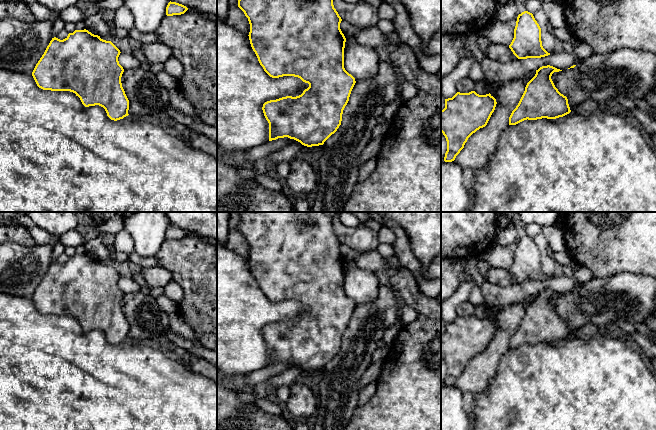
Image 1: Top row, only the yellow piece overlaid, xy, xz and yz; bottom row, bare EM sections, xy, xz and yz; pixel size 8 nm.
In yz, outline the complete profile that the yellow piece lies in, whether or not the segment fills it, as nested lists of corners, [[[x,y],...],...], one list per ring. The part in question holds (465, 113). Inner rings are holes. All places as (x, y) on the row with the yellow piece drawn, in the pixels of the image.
[[[475,91],[457,92],[452,98],[445,99],[445,108],[441,110],[441,132],[447,141],[444,161],[452,162],[464,148],[468,138],[480,128],[487,125],[496,107],[496,99],[489,93],[479,95]]]

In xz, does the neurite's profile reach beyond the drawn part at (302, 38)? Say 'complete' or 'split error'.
complete

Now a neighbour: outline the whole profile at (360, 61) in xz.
[[[346,38],[344,68],[356,82],[373,78],[382,57],[376,48],[361,45],[354,38]]]

